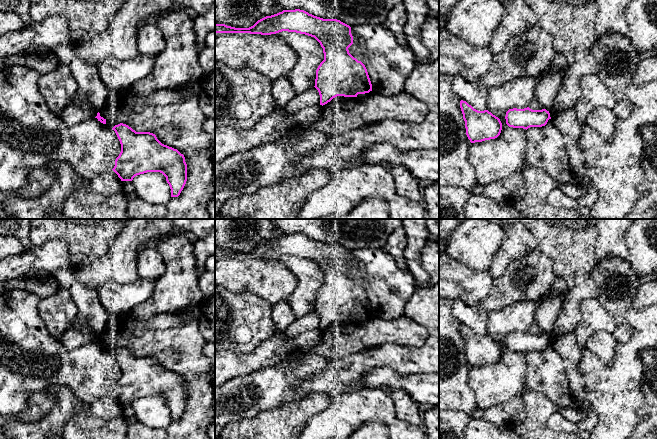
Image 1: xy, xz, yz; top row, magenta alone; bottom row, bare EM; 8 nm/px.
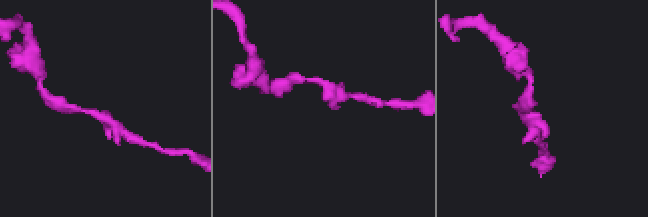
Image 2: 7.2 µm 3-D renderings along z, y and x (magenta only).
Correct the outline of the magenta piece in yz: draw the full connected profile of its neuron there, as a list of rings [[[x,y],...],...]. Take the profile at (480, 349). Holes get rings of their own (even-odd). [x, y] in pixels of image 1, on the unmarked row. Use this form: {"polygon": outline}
{"polygon": [[[460,325],[460,332],[465,345],[466,359],[471,367],[497,362],[502,354],[498,341],[488,334],[478,335],[466,325]]]}

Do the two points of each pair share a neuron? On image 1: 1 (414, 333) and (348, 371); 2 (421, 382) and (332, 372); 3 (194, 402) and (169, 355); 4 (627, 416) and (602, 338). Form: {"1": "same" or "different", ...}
{"1": "different", "2": "different", "3": "same", "4": "different"}

